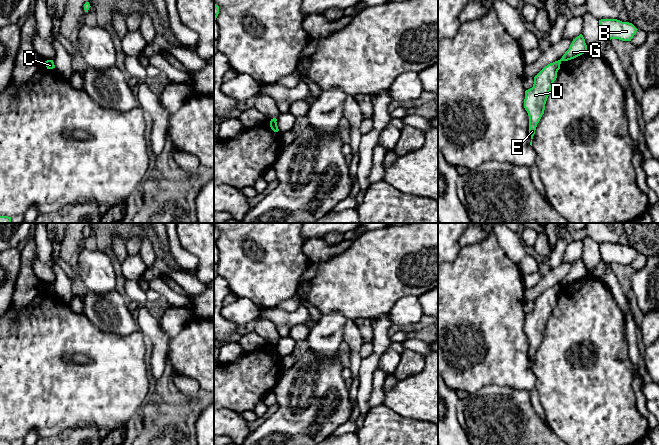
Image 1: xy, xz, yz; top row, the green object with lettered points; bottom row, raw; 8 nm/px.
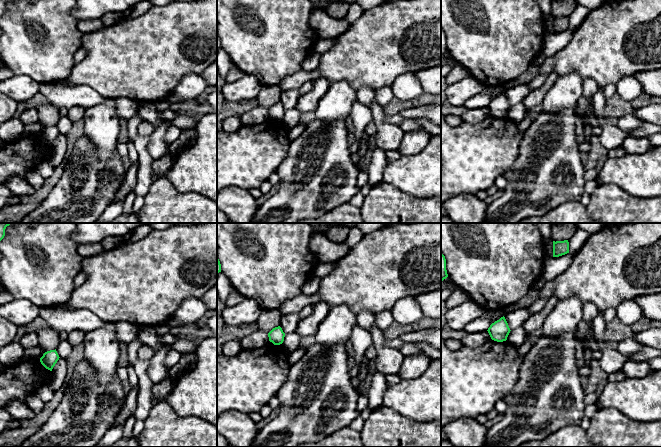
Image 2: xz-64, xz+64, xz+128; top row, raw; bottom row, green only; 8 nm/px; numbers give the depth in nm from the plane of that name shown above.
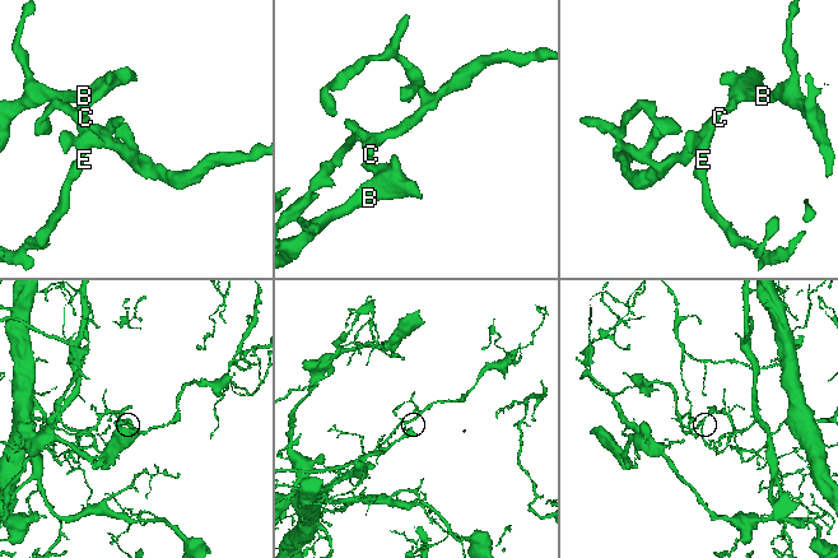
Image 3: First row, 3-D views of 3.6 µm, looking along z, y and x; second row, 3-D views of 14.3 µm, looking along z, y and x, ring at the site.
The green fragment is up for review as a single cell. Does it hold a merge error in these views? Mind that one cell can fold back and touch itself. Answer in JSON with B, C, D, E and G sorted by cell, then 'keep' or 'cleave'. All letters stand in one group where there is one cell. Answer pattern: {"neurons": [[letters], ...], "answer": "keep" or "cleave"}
{"neurons": [["B", "G"], ["C", "D", "E"]], "answer": "cleave"}

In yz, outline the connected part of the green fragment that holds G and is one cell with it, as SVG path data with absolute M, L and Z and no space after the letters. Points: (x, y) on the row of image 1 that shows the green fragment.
M582 34L573 39L569 49L562 56L560 61L568 61L574 59L587 52L587 45Z

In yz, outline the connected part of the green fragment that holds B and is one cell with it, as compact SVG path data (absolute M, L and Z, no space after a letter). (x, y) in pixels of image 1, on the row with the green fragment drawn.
M601 19L599 20L599 27L601 36L609 40L631 41L638 30L632 23L617 19Z

